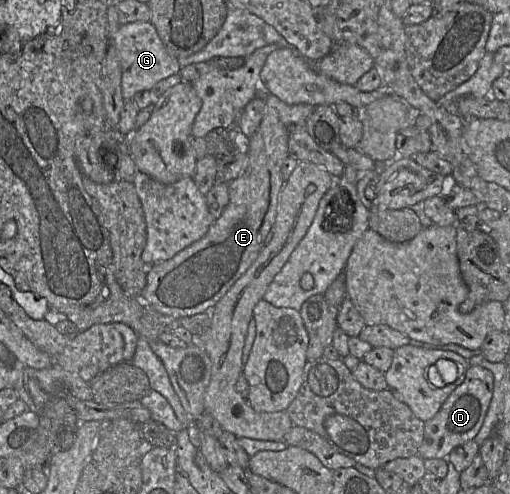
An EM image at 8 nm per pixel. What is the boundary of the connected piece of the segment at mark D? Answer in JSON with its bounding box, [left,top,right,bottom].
[417,366,494,459]

